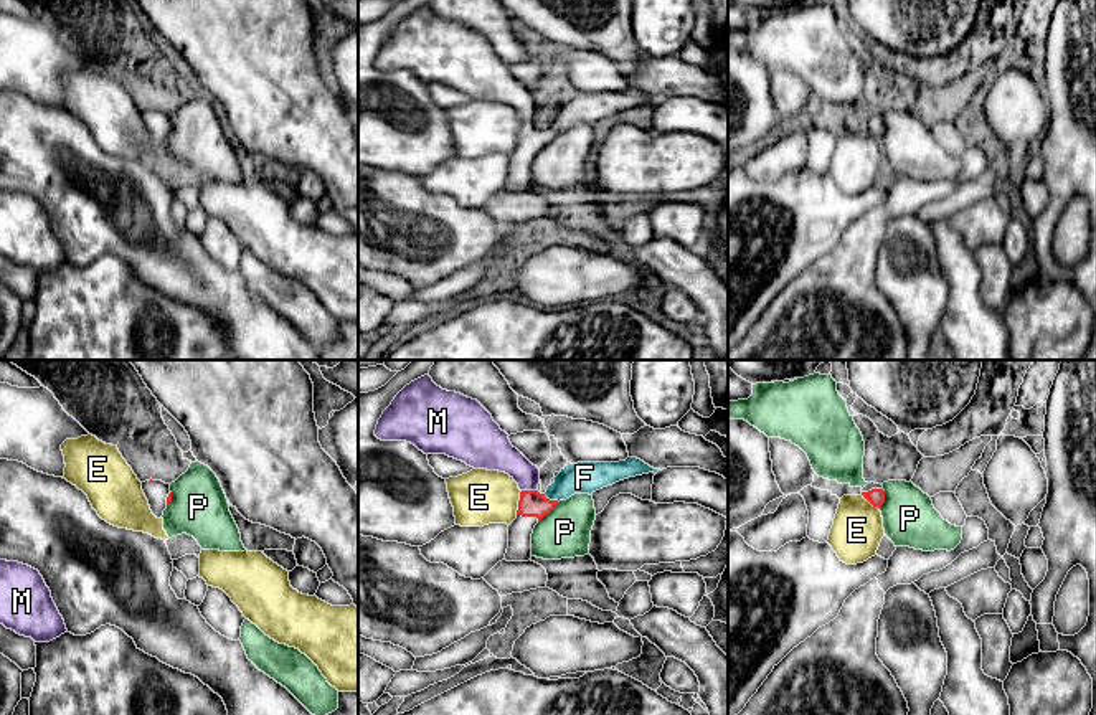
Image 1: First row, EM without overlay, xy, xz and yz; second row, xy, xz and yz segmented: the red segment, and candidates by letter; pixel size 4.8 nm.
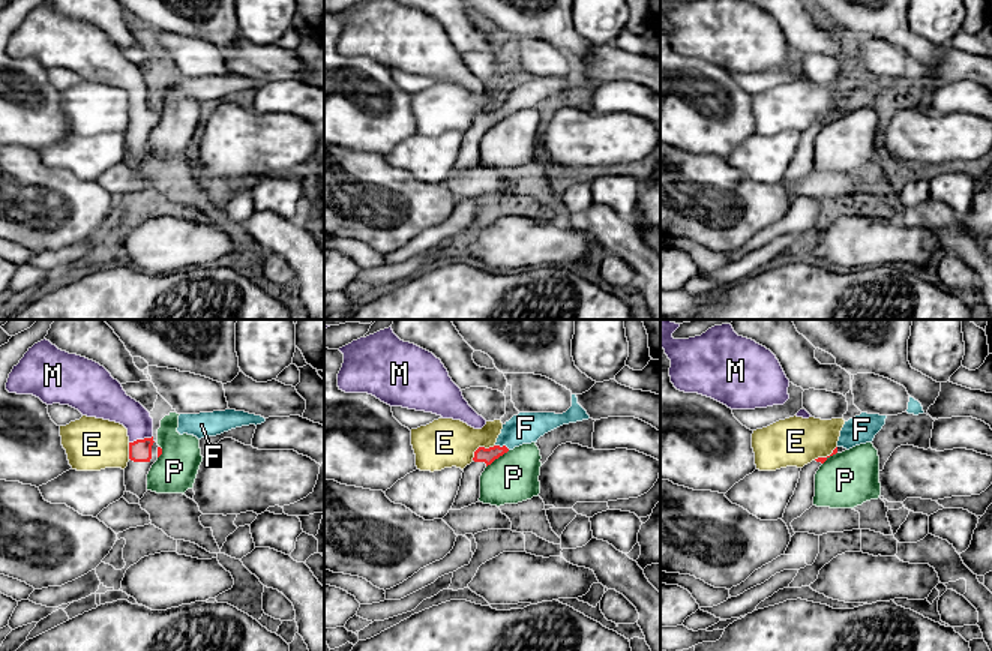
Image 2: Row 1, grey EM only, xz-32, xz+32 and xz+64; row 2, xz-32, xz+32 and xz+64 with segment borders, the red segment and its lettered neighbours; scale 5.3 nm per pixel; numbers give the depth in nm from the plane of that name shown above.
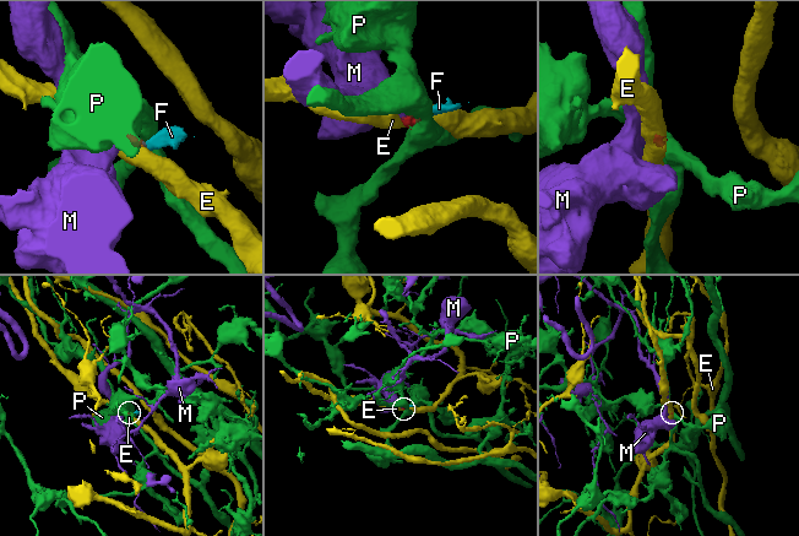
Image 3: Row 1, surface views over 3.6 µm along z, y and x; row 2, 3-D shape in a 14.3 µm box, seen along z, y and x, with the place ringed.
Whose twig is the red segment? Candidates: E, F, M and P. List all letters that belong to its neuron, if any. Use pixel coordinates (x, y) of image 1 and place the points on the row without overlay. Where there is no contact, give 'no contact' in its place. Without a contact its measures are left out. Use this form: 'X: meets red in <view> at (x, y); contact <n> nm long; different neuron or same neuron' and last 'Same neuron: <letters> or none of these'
E: meets red in xz at (519, 132); contact 120 nm long; different neuron
F: meets red in xz at (552, 131); contact 90 nm long; same neuron
M: meets red in xz at (530, 121); contact 80 nm long; same neuron
P: meets red in xz at (548, 142); contact 140 nm long; different neuron
Same neuron: F, M

